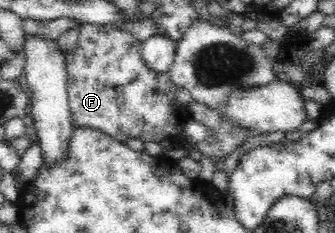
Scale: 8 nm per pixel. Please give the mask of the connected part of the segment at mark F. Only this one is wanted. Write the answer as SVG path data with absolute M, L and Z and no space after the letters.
M83 23L78 29L76 48L65 52L65 56L72 56L67 95L73 128L90 128L120 143L127 143L131 138L163 145L172 142L176 136L173 119L179 105L176 102L175 86L170 84L168 73L158 74L144 65L140 55L141 41L130 31L107 25L108 32L102 32L100 25L90 23Z

